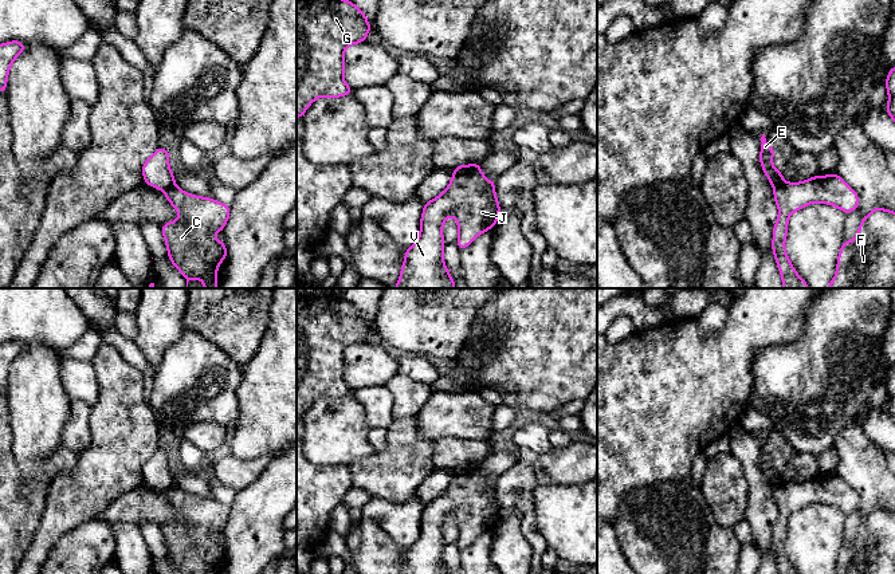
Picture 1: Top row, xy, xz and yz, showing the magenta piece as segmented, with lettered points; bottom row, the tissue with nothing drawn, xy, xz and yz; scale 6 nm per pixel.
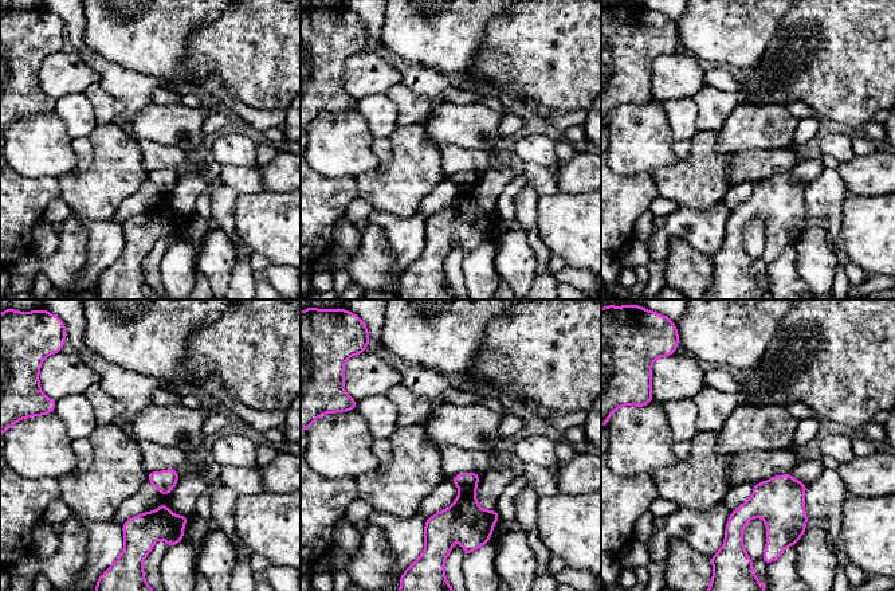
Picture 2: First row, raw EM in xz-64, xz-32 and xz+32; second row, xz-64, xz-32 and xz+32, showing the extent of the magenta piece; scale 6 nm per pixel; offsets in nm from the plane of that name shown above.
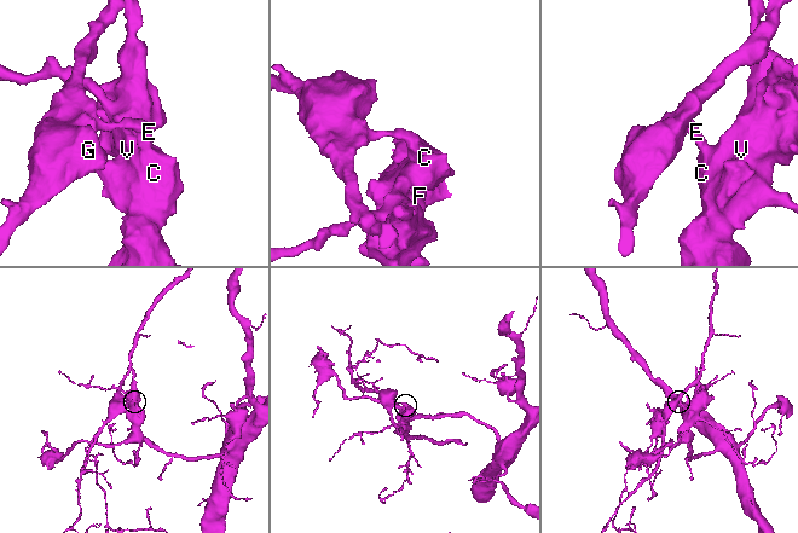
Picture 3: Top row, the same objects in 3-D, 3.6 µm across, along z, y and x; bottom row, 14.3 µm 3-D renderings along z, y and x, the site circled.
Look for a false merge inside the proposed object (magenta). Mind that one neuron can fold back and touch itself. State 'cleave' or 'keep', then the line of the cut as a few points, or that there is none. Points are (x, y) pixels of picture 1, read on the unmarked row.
cleave; cut in yz along (784, 482), (773, 488)

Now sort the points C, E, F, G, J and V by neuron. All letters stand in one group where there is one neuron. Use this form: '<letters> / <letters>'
C F J V / E G

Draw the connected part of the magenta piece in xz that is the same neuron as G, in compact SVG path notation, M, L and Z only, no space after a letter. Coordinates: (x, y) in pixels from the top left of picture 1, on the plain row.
M335 295L310 296L297 299L297 418L302 418L309 406L319 397L338 398L353 394L344 378L345 349L366 342L369 326L366 315L352 302Z

